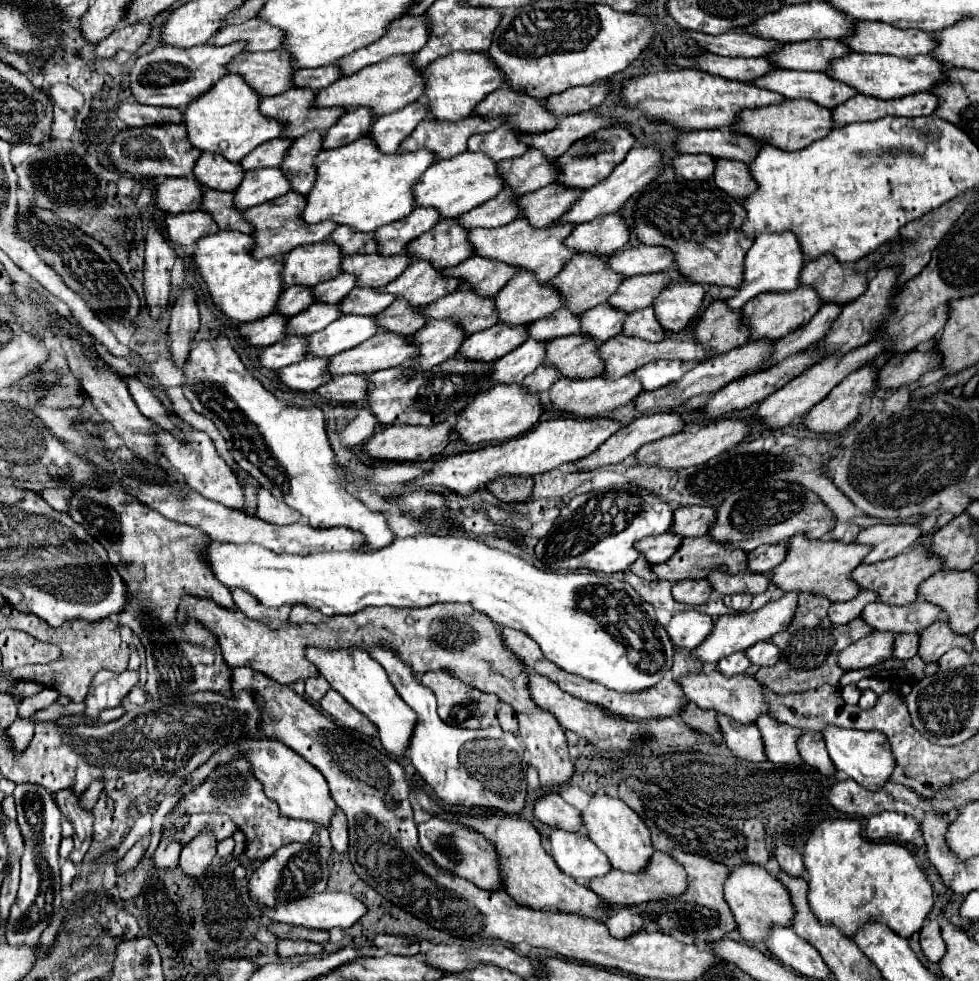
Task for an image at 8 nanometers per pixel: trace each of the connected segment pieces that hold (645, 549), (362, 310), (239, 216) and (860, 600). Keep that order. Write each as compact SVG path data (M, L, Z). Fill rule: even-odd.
M669 530L659 536L647 536L641 542L637 542L637 548L643 552L649 564L661 564L667 562L677 550L681 540L685 540L681 534Z
M355 286L353 292L343 298L341 310L343 314L379 314L385 308L389 308L391 302L395 302L395 298L389 292Z
M207 190L203 194L201 210L209 212L221 230L239 230L239 232L251 234L253 226L247 220L243 220L243 210L235 208L233 196L235 196L233 192Z
M861 590L859 596L853 600L847 600L843 604L831 604L829 618L835 624L847 624L847 622L859 618L859 612L863 612L863 608L871 602L875 602L875 592L863 592Z

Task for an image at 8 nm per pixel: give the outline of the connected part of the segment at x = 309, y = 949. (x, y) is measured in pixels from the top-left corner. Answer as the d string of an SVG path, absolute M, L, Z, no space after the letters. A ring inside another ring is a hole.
M279 940L279 956L293 958L293 956L319 956L323 954L323 946L307 940Z

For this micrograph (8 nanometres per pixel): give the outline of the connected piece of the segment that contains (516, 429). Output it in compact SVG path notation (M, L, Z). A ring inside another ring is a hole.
M495 384L483 392L479 392L473 402L459 414L457 424L453 426L453 432L459 434L461 440L467 444L479 444L479 442L503 442L513 436L525 434L529 428L533 428L543 414L543 404L539 400L539 394L527 392L521 384Z

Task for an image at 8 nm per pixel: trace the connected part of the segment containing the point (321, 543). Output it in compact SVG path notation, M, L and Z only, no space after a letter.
M125 476L123 486L129 494L137 496L143 504L149 508L161 512L165 518L195 526L203 530L211 540L219 542L231 542L231 544L259 544L273 552L289 552L289 554L313 554L313 552L329 552L329 550L355 550L363 544L363 536L359 532L347 530L347 528L329 528L329 530L317 530L311 528L305 522L297 522L291 526L275 526L269 522L263 522L261 518L247 516L245 512L235 512L233 508L227 508L219 502L211 502L191 488L171 488L167 484L147 484L139 482L135 478Z

